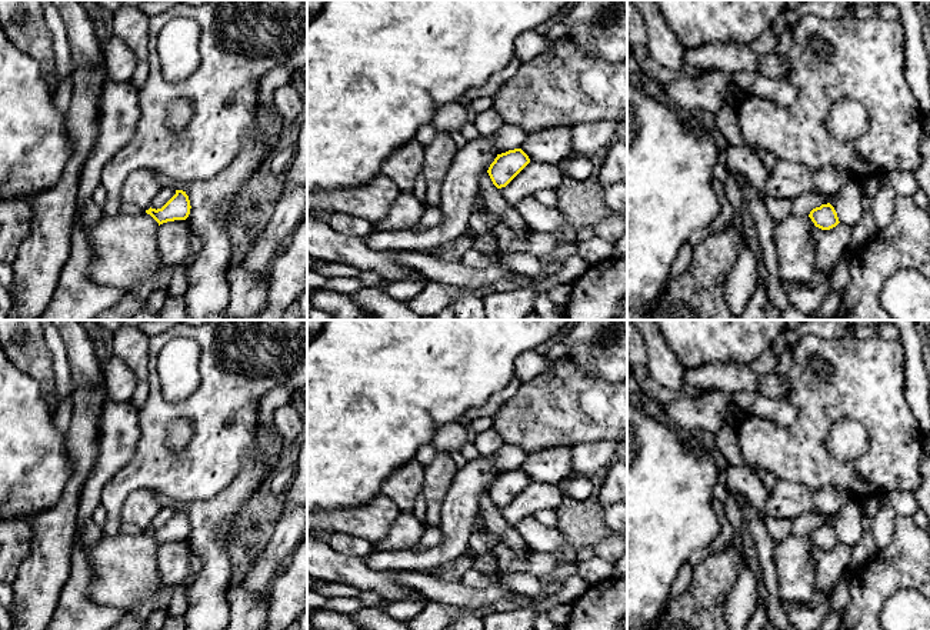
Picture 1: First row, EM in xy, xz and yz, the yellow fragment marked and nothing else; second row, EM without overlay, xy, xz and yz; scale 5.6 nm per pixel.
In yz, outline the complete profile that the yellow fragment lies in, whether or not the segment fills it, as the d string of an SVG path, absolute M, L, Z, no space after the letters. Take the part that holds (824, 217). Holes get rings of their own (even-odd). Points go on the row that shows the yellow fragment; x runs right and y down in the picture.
M830 203L821 204L820 207L813 209L809 217L814 223L814 226L821 230L830 230L840 223L837 213Z

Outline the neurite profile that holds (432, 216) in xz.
M426 206L423 216L420 217L419 223L413 229L426 230L440 224L441 220L443 220L443 211L440 207Z

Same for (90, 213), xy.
M93 200L83 204L77 214L81 217L86 227L96 226L104 216L103 210Z

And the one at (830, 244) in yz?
M839 223L830 230L814 227L811 240L816 251L816 269L823 274L833 273L844 251L850 249L853 229Z

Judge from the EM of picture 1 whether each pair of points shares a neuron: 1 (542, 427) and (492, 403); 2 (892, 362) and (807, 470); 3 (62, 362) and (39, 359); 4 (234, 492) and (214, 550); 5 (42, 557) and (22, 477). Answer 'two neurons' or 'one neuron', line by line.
1: two neurons
2: one neuron
3: two neurons
4: one neuron
5: two neurons

